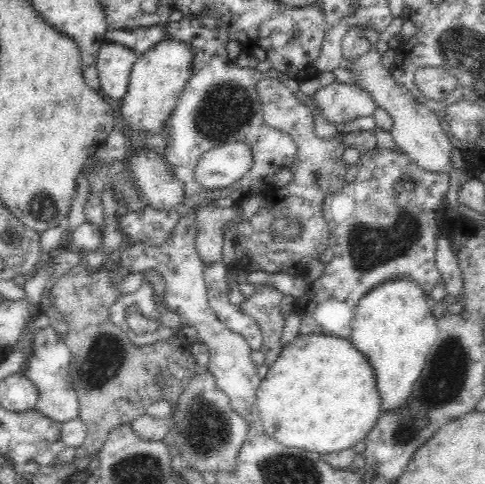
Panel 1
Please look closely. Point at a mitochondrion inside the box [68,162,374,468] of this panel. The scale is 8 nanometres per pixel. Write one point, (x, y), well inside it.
(208, 431)

